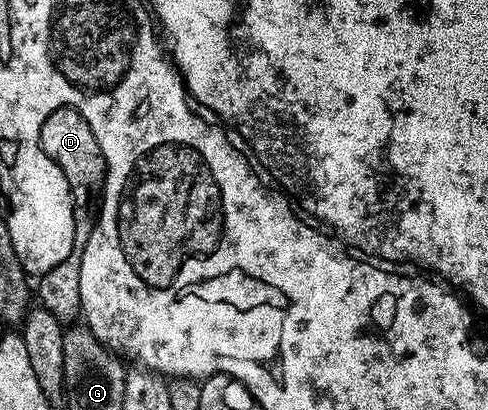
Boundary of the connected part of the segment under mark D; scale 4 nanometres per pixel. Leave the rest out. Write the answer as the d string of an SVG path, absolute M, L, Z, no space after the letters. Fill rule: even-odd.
M74 107L53 111L53 115L45 119L41 127L41 147L45 155L49 155L49 159L53 159L57 167L61 167L71 188L71 198L75 204L75 234L73 251L69 251L69 259L57 263L53 271L44 273L38 278L38 304L51 312L58 321L71 323L81 313L81 259L89 243L89 235L95 226L97 206L100 204L103 191L103 179L107 176L107 164L101 155L101 143L97 143L97 135L93 135L93 127L89 127L89 123Z

